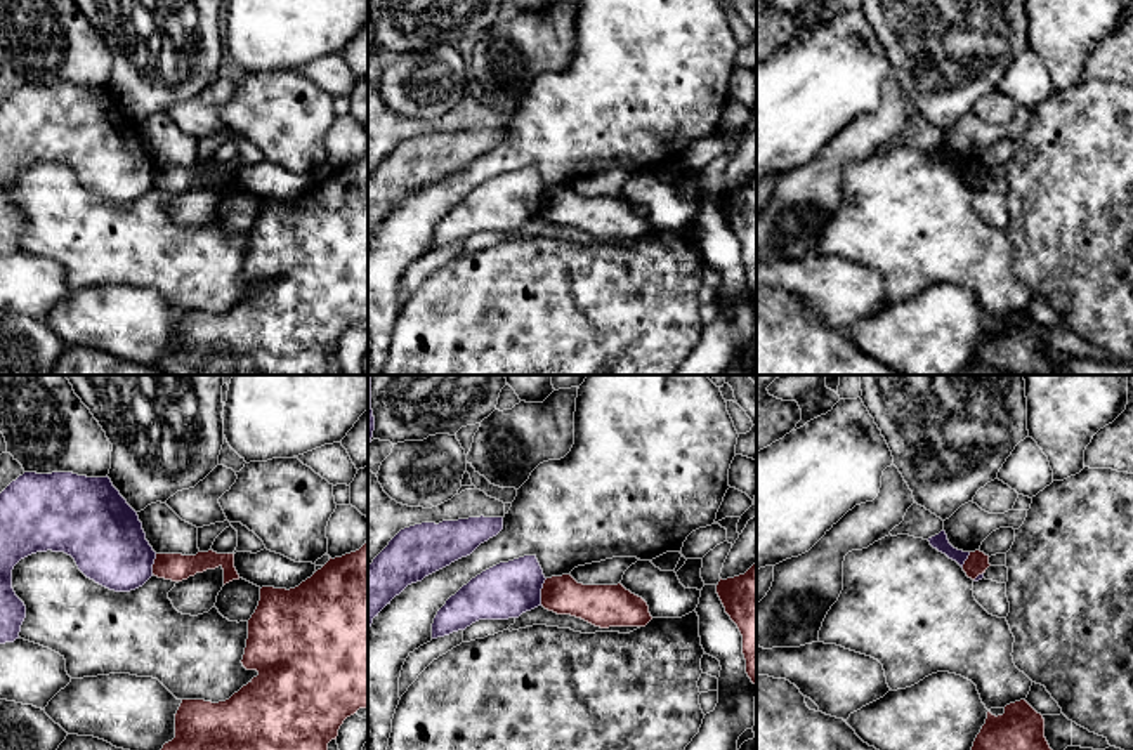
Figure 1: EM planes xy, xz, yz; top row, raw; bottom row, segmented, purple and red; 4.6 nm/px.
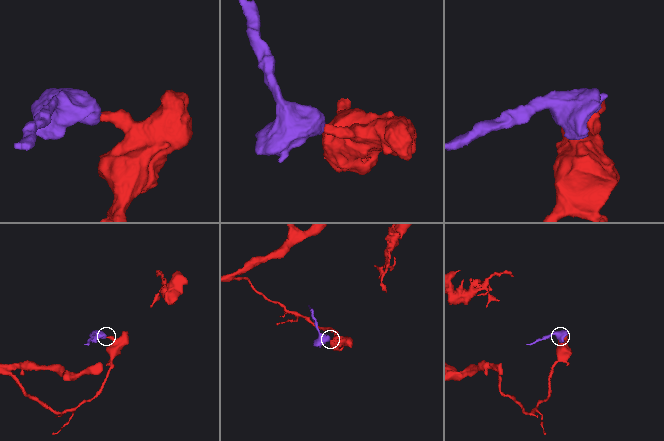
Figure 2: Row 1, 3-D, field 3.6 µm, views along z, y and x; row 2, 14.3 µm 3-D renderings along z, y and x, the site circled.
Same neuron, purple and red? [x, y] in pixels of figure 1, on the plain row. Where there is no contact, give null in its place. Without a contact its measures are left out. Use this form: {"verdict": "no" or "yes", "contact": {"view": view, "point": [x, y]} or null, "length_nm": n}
{"verdict": "no", "contact": {"view": "xz", "point": [540, 203]}, "length_nm": 130}

